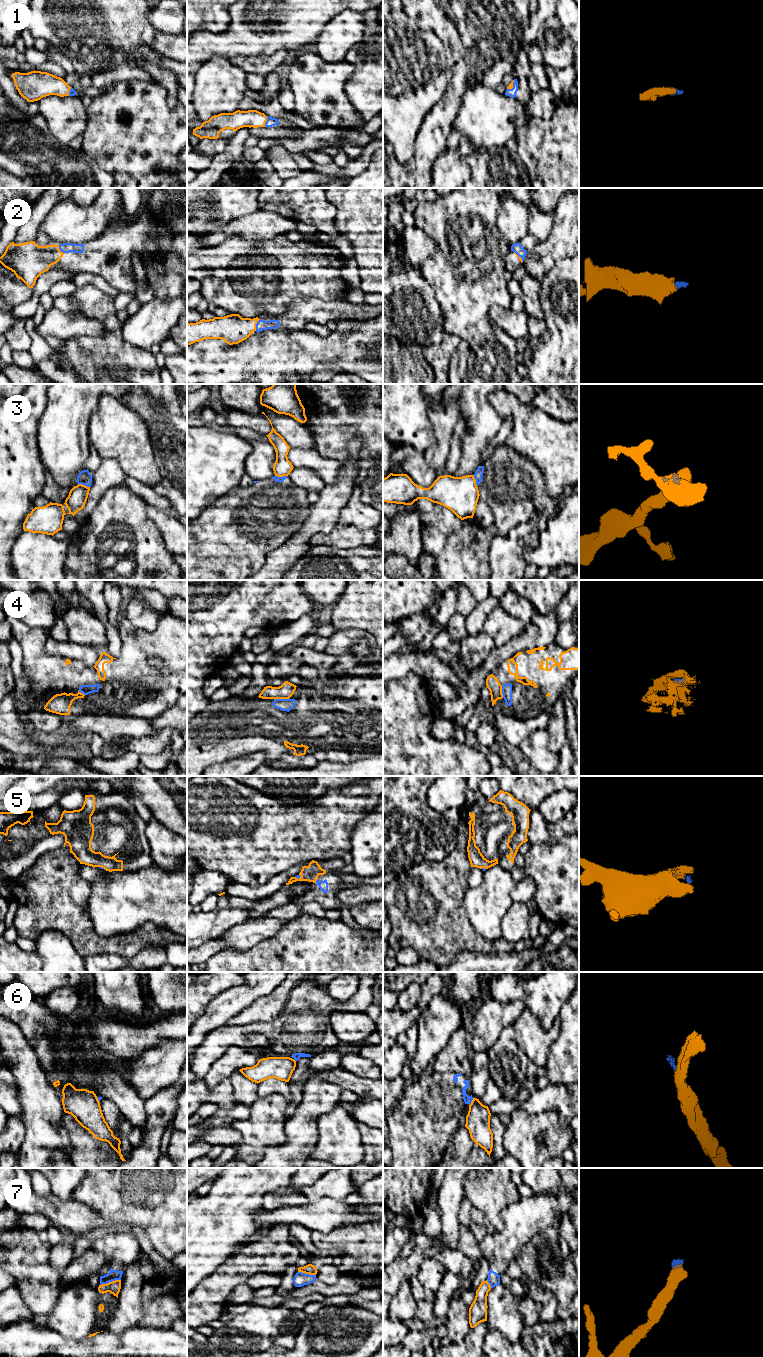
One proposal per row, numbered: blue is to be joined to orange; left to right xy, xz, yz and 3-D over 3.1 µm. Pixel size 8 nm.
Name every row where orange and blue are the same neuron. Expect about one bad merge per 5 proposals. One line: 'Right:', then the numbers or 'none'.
Right: 1, 2, 4, 5, 7

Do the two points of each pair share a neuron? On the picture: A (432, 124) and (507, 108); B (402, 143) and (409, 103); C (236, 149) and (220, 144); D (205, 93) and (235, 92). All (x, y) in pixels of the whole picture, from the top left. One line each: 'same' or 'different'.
A: different
B: same
C: different
D: same

